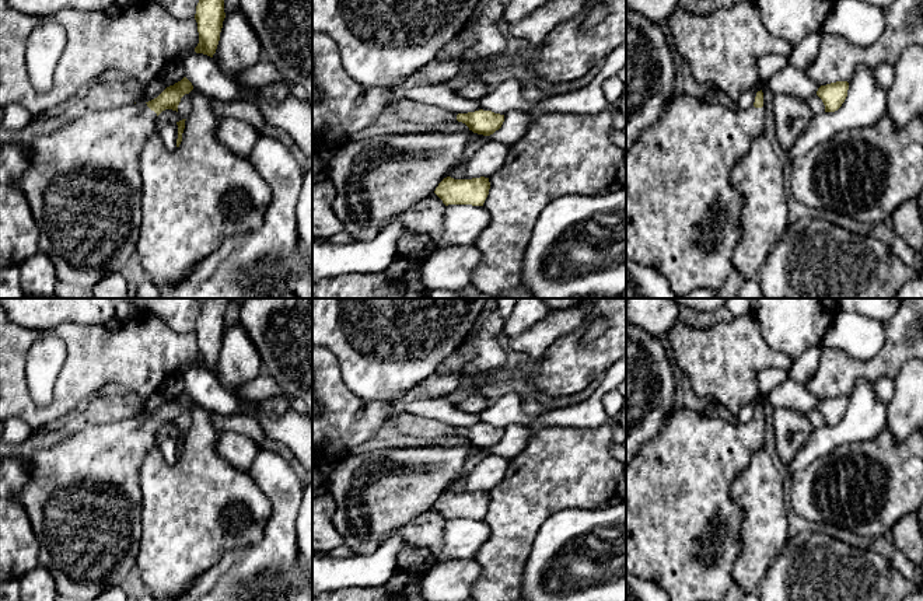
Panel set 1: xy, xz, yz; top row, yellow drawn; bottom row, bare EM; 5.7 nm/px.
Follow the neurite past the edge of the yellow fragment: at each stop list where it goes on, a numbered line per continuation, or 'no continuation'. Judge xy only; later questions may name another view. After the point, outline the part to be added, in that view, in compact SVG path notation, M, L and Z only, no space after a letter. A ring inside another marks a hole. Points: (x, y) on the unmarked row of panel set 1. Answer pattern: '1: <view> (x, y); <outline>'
1: xy (83, 498); M144 415L120 422L109 422L97 426L88 426L78 433L64 438L53 447L35 451L29 457L21 457L29 469L27 486L17 493L17 500L24 506L32 531L39 544L38 565L43 567L52 577L57 595L63 595L76 601L95 601L98 595L113 586L120 586L127 574L136 567L139 544L141 537L141 489L139 472L146 457L158 450L155 440L157 427L151 424Z

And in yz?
1: yz (682, 526); M674 409L661 431L644 443L626 467L626 570L653 581L669 601L721 601L734 584L733 566L740 553L742 509L730 492L737 475L763 450L765 419L735 424L716 413Z

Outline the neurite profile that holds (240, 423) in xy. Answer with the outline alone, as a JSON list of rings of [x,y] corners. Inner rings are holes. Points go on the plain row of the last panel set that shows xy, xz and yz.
[[[211,413],[211,420],[217,431],[235,431],[262,443],[265,433],[261,424],[247,415],[217,415]]]

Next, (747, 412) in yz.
[[[752,399],[745,406],[742,406],[741,410],[735,415],[738,423],[745,424],[745,423],[751,422],[755,416],[756,406],[758,406],[758,403],[755,399]]]

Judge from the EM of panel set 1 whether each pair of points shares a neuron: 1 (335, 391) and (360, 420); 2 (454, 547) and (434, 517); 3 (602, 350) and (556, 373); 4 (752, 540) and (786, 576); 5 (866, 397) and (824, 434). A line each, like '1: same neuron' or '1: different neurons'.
1: same neuron
2: different neurons
3: same neuron
4: different neurons
5: same neuron

